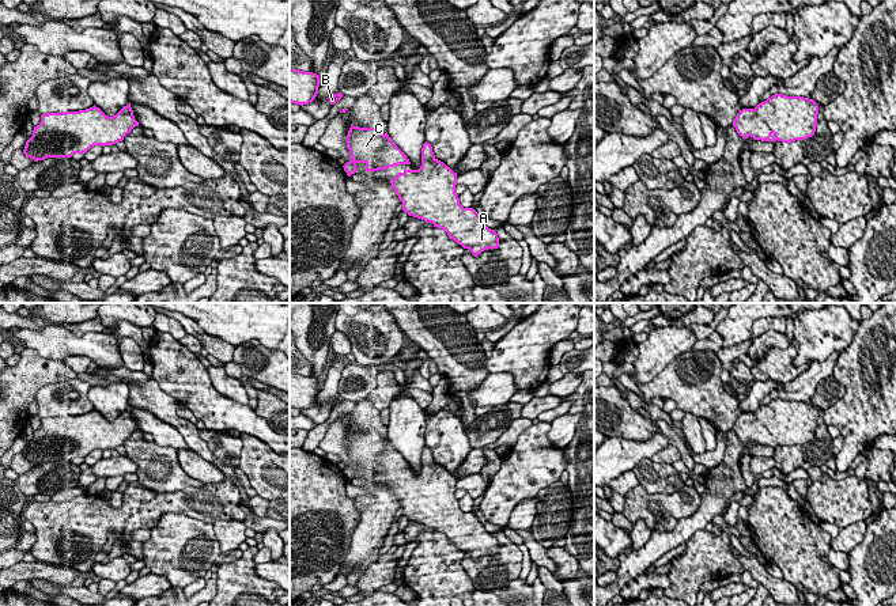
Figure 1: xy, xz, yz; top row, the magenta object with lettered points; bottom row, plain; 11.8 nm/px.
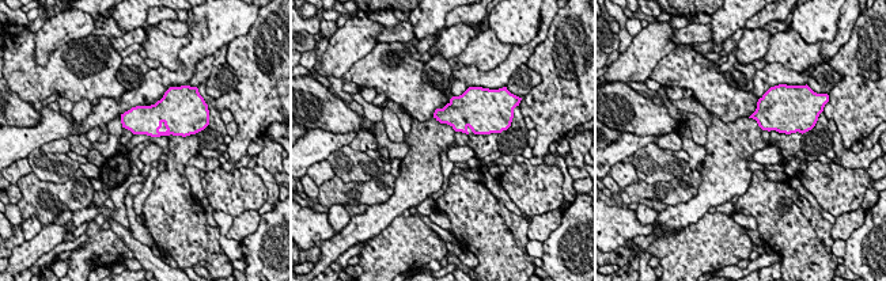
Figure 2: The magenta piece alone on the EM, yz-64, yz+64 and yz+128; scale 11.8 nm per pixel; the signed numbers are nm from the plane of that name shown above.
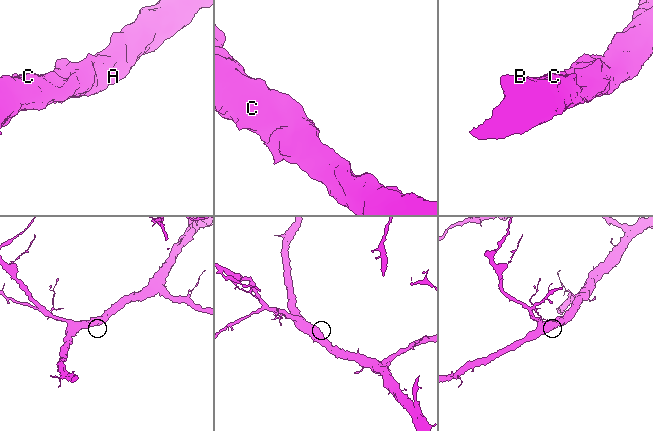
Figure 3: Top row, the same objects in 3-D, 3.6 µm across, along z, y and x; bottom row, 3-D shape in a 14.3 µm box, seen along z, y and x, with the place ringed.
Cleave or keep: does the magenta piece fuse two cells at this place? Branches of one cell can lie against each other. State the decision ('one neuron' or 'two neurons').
one neuron

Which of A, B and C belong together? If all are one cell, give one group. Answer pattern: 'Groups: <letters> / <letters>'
Groups: A B C

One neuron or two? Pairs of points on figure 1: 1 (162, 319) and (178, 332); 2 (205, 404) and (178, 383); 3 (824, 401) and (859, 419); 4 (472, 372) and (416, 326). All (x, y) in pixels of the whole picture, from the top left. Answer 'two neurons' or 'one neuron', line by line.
1: one neuron
2: one neuron
3: two neurons
4: one neuron

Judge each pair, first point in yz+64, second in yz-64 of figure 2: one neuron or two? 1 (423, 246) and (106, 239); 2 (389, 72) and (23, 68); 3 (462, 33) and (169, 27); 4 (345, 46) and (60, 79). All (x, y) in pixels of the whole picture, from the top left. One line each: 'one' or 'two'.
1: one
2: one
3: one
4: two

